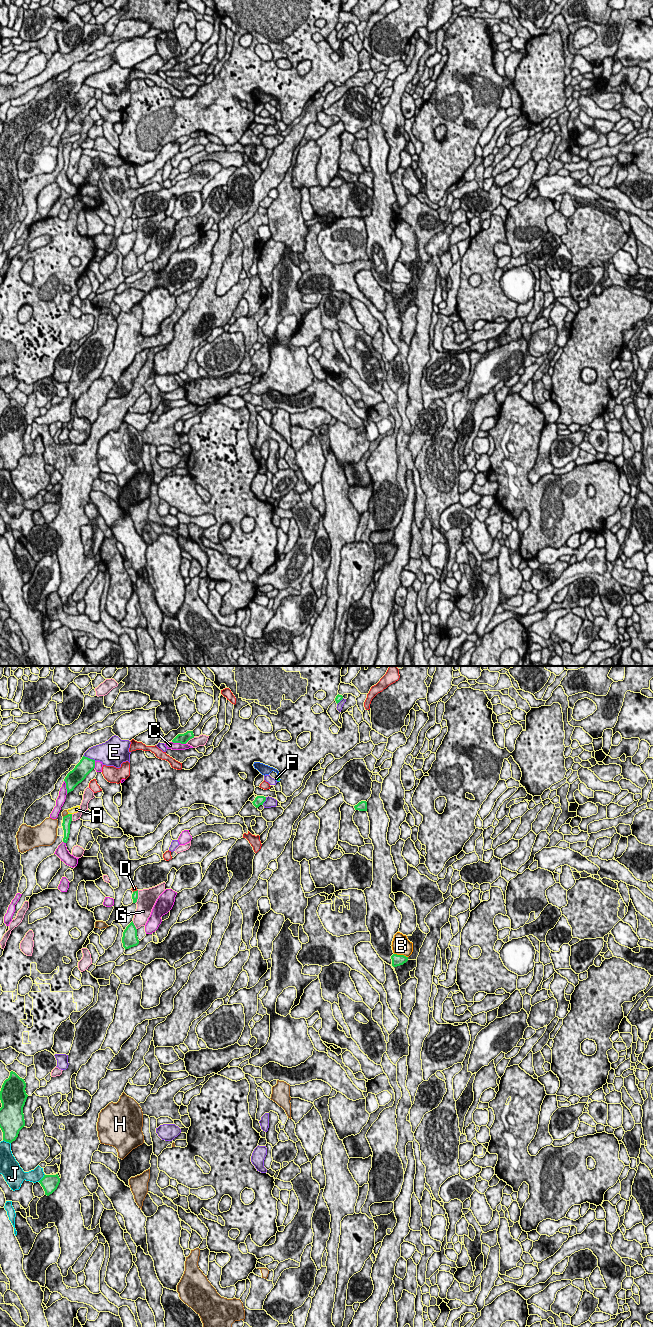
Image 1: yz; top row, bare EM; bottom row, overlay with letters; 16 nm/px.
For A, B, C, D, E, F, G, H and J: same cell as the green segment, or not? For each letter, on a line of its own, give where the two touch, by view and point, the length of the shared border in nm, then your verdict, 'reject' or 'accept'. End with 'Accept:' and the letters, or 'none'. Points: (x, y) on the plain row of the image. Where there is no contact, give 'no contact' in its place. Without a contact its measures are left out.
A: yz (70, 142) | 70 nm | reject
B: yz (401, 283) | 240 nm | reject
C: yz (179, 70) | 220 nm | reject
D: yz (135, 219) | 90 nm | reject
E: yz (89, 86) | 220 nm | reject
F: yz (278, 108) | 80 nm | accept
G: yz (137, 224) | 220 nm | reject
H: yz (66, 143) | 110 nm | reject
J: yz (42, 506) | 160 nm | reject
Accept: F

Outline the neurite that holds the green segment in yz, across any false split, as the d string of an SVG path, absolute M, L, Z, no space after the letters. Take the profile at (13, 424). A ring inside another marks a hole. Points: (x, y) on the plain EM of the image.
M15 400L2 413L0 419L0 456L3 468L12 471L18 465L19 459L25 454L23 435L28 423L25 419L26 411Z

